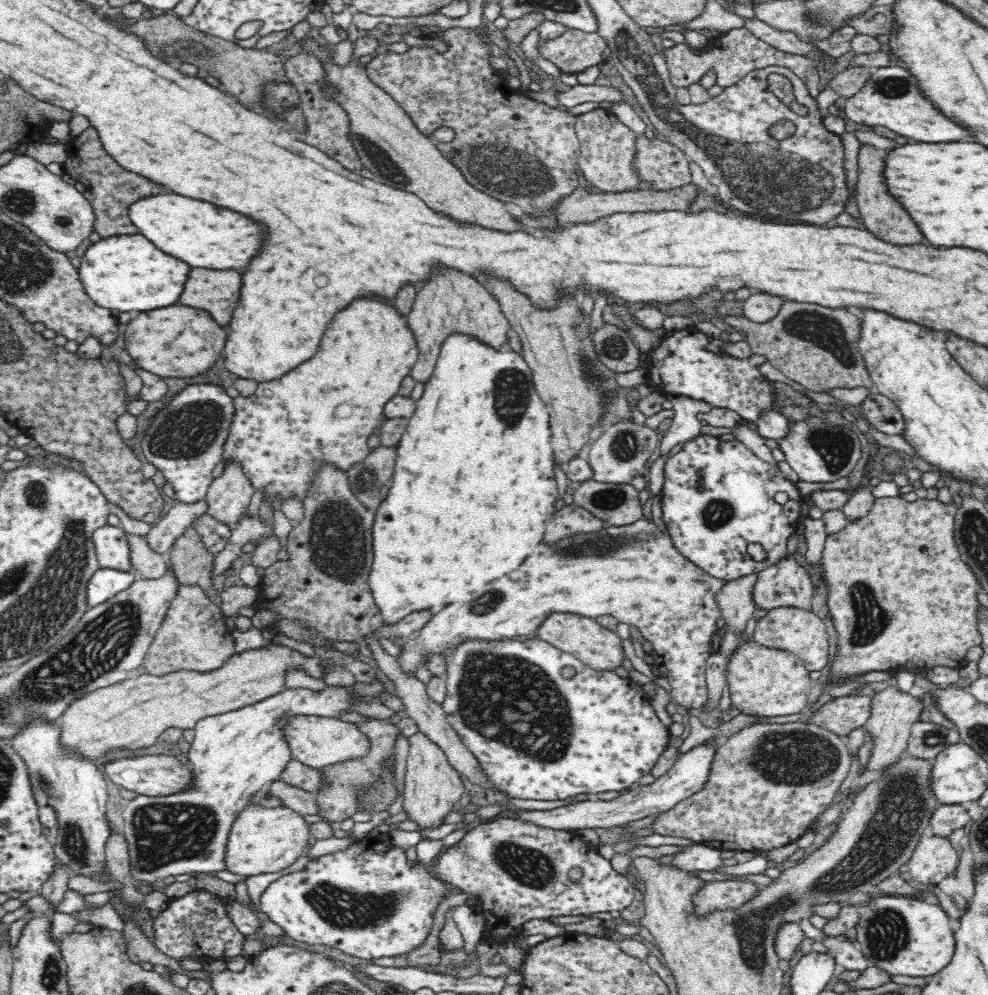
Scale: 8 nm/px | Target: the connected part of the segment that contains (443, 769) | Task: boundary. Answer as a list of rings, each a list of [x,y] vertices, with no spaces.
[[[418,731],[409,741],[408,758],[405,769],[405,786],[402,790],[401,810],[408,814],[420,830],[438,828],[444,824],[444,818],[454,810],[454,804],[460,800],[464,785],[460,774],[450,766],[444,752],[438,745]]]

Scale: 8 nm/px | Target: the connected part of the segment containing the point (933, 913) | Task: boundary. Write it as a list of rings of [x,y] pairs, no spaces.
[[[875,895],[870,901],[873,909],[860,915],[857,925],[857,944],[871,966],[894,976],[925,977],[938,974],[952,961],[955,951],[955,932],[950,929],[948,913],[939,904],[928,900],[911,899],[910,896]]]

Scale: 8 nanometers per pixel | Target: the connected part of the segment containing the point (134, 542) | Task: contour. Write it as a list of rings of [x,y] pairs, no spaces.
[[[127,533],[127,537],[132,547],[132,571],[137,577],[144,580],[157,579],[168,573],[166,557],[150,550],[146,537],[133,533]]]

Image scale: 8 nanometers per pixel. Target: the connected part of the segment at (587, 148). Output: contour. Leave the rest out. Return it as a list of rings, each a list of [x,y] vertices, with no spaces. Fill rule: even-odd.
[[[598,107],[578,115],[575,128],[581,147],[581,155],[577,162],[577,170],[588,182],[592,182],[594,190],[605,193],[621,193],[633,191],[643,180],[635,168],[636,142],[638,134],[625,126],[609,109]]]

